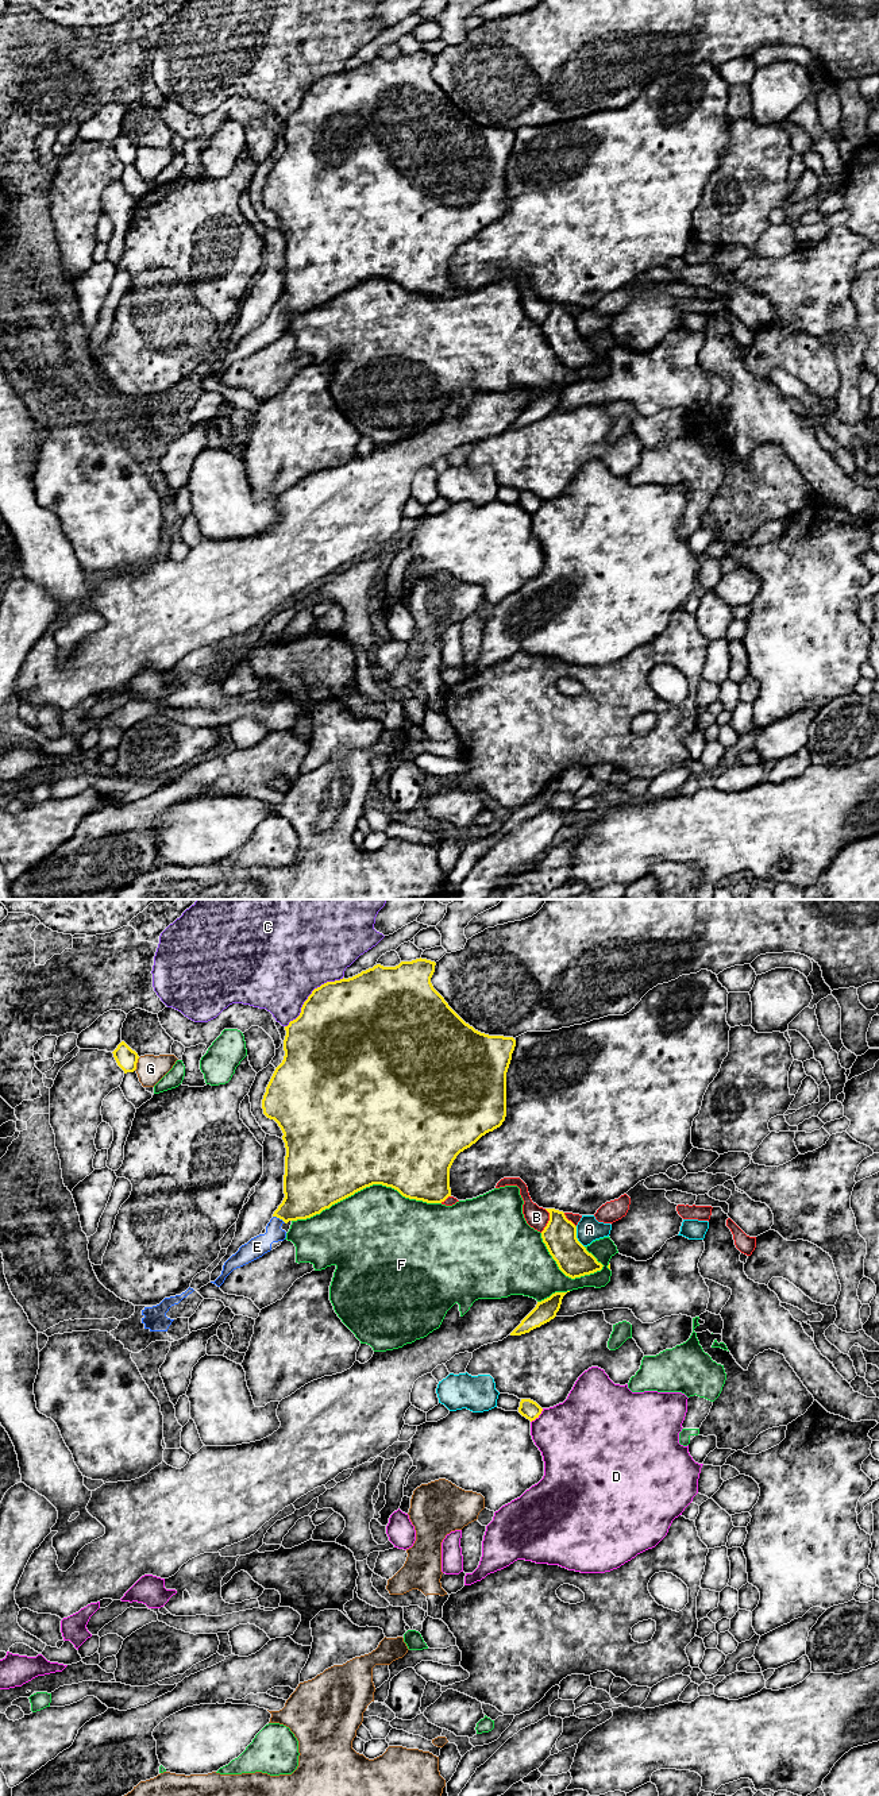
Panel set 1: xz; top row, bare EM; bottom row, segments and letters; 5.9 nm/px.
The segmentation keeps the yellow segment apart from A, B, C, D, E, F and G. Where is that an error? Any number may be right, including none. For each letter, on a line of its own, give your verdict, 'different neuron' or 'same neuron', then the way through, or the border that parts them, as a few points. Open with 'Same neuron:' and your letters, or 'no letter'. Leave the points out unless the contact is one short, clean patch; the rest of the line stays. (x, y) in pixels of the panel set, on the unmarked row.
Same neuron: E
A: different neuron
B: different neuron
C: different neuron
D: different neuron
E: same neuron | across xz (309, 281), (280, 311), (273, 323), (257, 339)
F: different neuron
G: different neuron | along xz (139, 150), (134, 162)

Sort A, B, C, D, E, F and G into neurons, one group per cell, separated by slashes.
A / B / C / D / E / F / G

